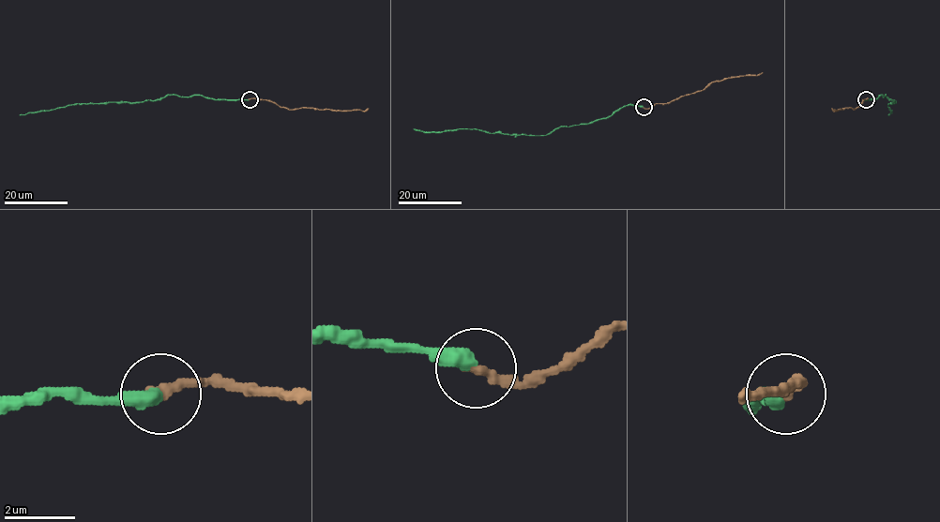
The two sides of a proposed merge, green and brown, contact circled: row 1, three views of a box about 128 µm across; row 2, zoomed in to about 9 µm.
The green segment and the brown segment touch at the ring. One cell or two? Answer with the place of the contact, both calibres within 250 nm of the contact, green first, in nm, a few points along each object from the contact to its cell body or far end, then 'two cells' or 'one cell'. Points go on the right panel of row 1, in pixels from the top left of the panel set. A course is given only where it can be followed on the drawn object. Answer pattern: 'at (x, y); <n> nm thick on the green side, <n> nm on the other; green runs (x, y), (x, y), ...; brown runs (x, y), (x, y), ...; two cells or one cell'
at (866, 99); 400 nm thick on the green side, 320 nm on the other; green runs (867, 99), (875, 99), (886, 95), (894, 100), (887, 103), (891, 111), (887, 115); brown runs (867, 99), (862, 99), (855, 109), (831, 108); one cell

